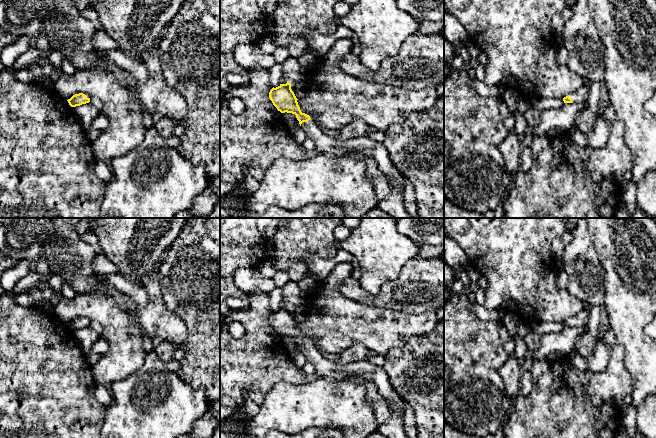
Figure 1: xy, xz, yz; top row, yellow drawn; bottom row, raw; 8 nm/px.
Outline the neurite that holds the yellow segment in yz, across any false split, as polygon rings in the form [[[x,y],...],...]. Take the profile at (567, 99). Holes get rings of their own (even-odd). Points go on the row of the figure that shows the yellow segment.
[[[585,83],[580,89],[563,98],[564,103],[583,103],[588,101],[590,92],[589,83]]]

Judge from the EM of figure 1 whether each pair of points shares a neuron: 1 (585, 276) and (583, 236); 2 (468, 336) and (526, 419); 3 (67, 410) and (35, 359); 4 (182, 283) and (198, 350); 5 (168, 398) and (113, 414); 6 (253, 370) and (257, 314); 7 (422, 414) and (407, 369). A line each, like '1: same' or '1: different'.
1: same
2: different
3: same
4: same
5: same
6: same
7: same

